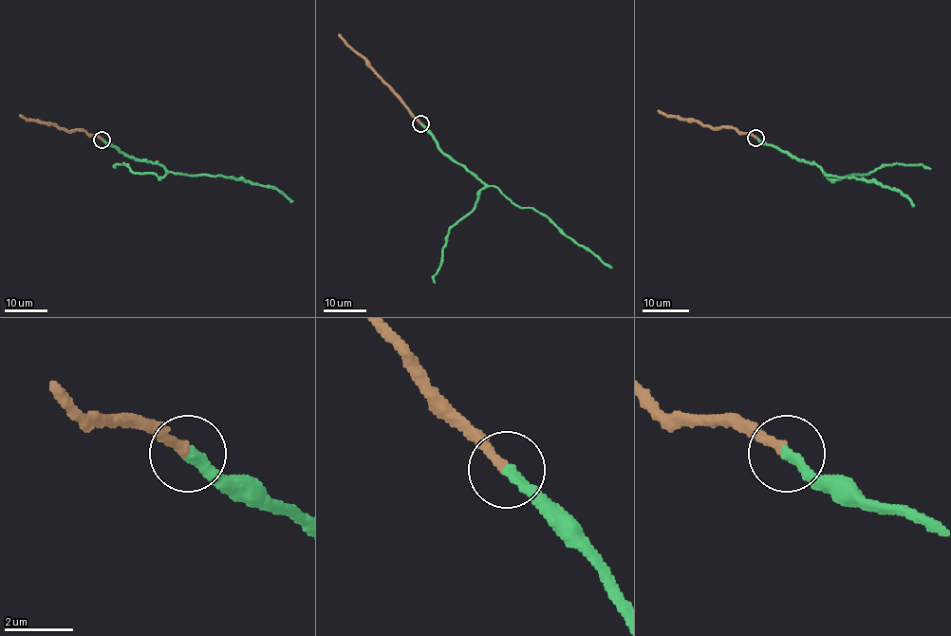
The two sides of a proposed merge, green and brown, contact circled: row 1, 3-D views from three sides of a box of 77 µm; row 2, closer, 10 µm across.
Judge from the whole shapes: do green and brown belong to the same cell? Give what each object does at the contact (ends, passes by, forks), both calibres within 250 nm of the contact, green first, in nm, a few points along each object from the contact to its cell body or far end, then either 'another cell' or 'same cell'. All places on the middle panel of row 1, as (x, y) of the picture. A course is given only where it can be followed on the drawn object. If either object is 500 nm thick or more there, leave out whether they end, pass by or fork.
green ends | brown ends | 320/280 nm | green via (420, 123), (445, 153), (488, 185), (495, 186), (514, 204), (545, 214), (611, 267) | brown via (420, 123), (404, 102), (339, 33) | another cell

